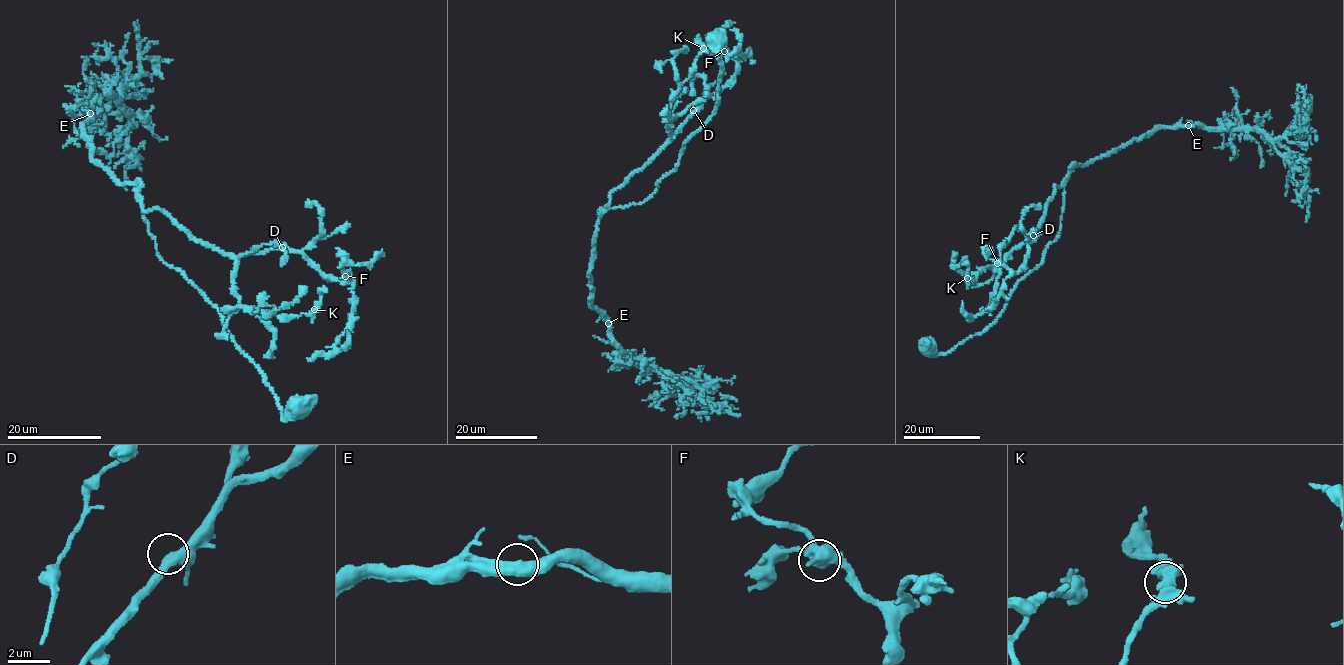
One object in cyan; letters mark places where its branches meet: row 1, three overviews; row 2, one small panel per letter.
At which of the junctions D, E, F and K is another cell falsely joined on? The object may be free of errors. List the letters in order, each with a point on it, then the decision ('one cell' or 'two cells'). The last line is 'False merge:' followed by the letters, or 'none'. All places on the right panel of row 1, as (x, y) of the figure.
D: place (1033, 235); one cell
E: place (1188, 125); one cell
F: place (997, 263); one cell
K: place (967, 278); one cell
False merge: none

